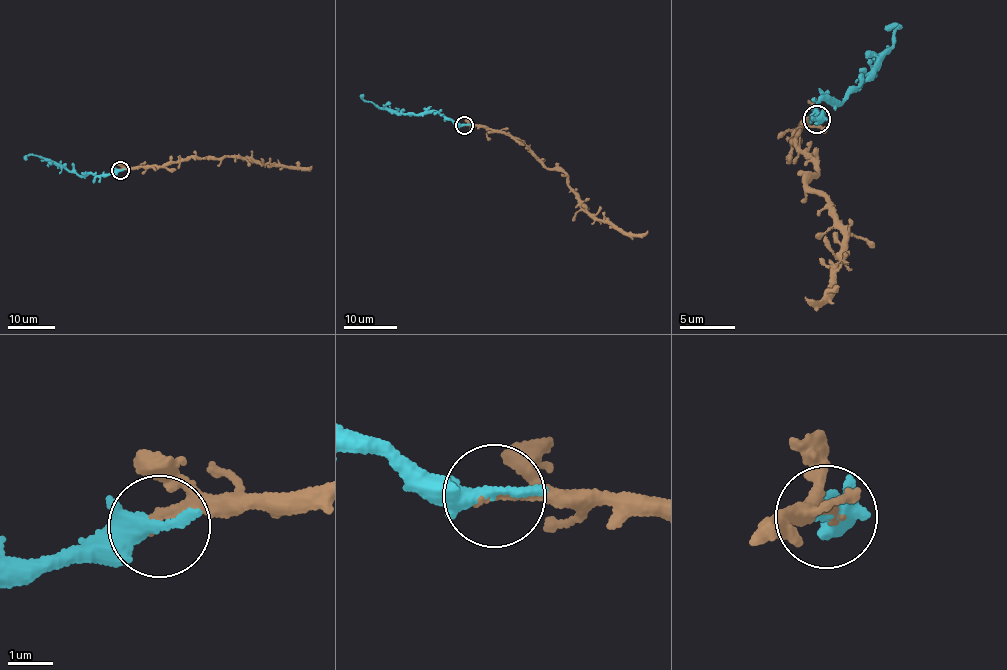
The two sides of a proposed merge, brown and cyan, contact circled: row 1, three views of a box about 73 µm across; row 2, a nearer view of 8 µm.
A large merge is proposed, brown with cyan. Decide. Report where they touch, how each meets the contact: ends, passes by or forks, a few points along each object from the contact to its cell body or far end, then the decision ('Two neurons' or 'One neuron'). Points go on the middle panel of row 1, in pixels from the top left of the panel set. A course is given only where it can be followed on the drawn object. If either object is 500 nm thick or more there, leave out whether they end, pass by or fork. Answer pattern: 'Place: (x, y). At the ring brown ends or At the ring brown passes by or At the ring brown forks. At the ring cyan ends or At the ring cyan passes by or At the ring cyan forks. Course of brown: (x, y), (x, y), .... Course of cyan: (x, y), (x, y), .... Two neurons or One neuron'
Place: (464, 125). At the ring brown passes by. At the ring cyan passes by. Course of brown: (463, 125), (517, 137), (545, 166), (561, 170), (587, 212), (628, 233), (640, 236), (647, 230). Course of cyan: (463, 125), (441, 113), (426, 110), (417, 115), (375, 107), (363, 98), (363, 94). One neuron

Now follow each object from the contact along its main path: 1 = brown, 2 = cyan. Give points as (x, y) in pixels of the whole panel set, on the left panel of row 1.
1: (119, 171), (166, 165), (191, 158), (236, 156), (255, 163), (307, 169), (310, 166)
2: (119, 171), (80, 176), (37, 156), (30, 155), (26, 159)

